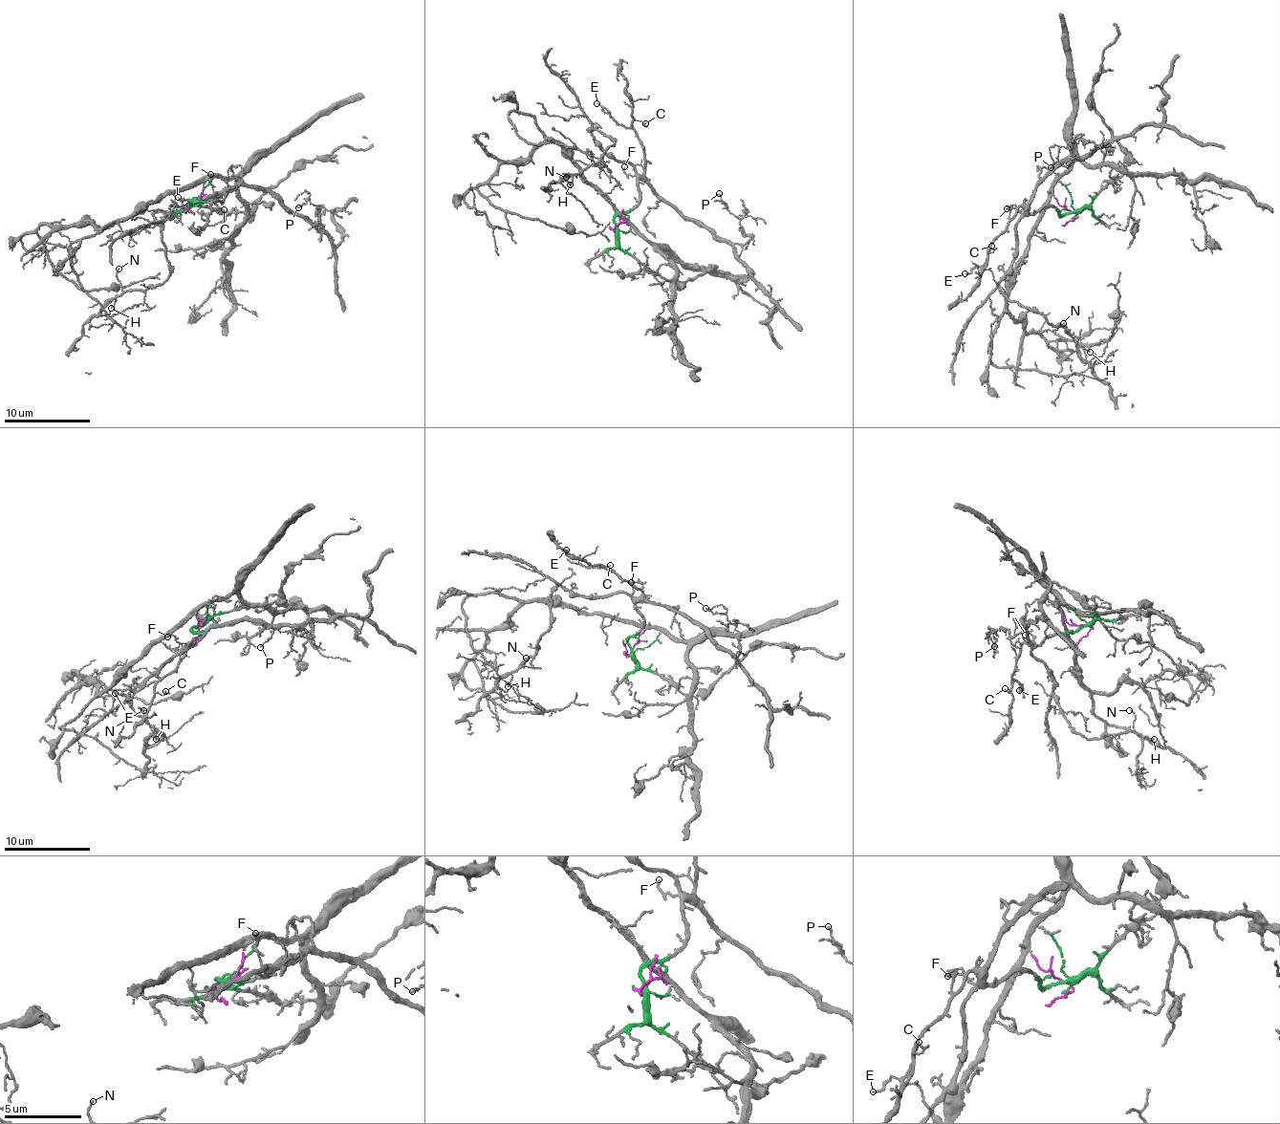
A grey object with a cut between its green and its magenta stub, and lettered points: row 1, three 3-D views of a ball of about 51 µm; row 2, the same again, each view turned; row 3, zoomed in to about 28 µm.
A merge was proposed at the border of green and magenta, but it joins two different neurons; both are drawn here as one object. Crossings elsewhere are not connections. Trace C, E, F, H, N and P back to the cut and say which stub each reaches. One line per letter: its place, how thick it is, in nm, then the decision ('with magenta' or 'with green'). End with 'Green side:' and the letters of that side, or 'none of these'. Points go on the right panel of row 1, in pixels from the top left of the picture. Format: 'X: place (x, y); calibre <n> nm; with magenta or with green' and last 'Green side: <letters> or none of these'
C: place (991, 246); calibre 130 nm; with green
E: place (965, 273); calibre 110 nm; with green
F: place (1007, 208); calibre 110 nm; with green
H: place (1090, 352); calibre 120 nm; with green
N: place (1063, 323); calibre 110 nm; with green
P: place (1051, 167); calibre 100 nm; with green
Green side: C, E, F, H, N, P

